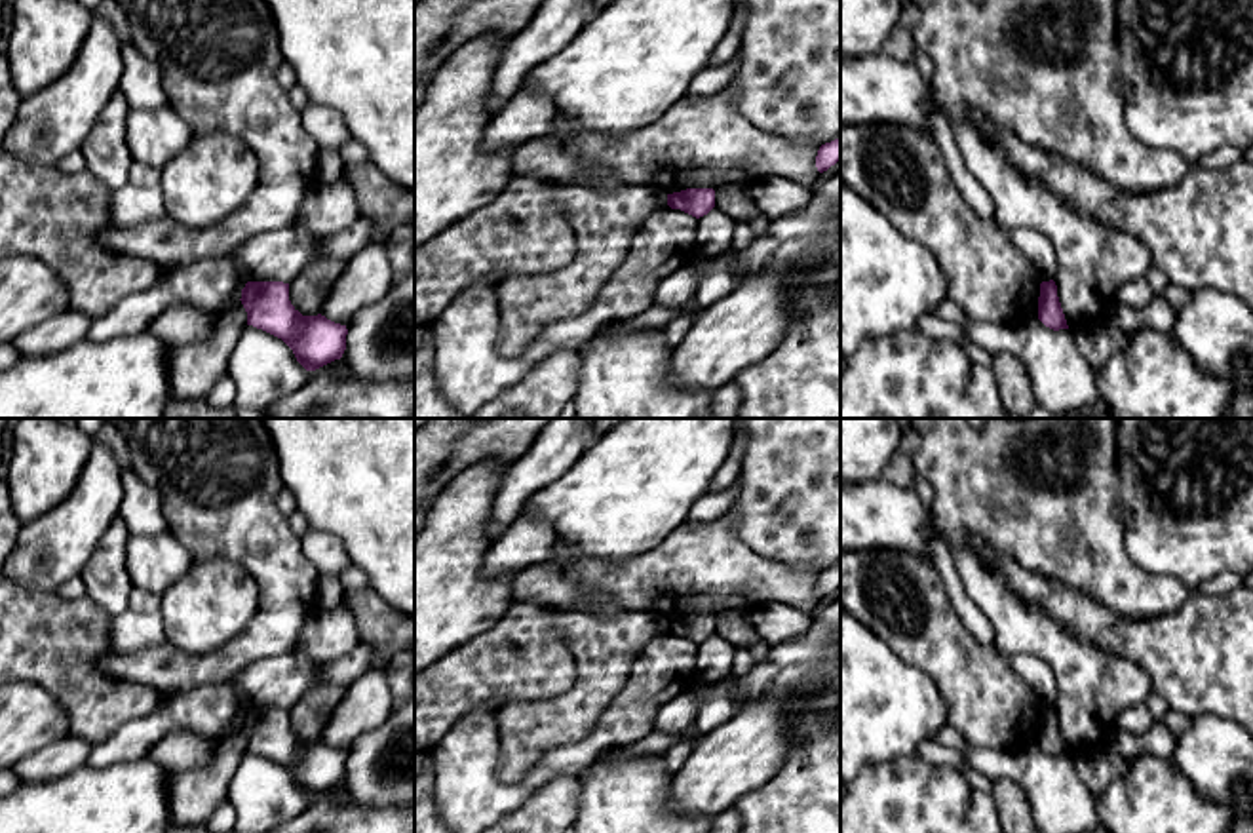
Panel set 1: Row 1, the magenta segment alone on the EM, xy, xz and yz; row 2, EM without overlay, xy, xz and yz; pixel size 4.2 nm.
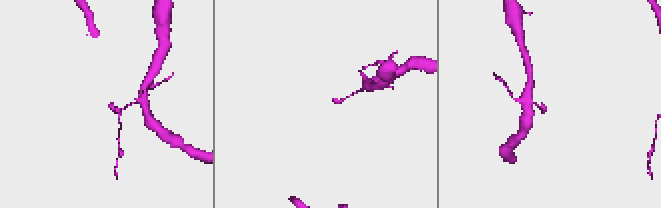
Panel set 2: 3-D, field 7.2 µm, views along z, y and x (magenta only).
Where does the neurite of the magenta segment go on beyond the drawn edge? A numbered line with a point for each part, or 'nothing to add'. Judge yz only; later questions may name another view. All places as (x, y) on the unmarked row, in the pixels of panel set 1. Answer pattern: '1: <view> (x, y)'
nothing to add

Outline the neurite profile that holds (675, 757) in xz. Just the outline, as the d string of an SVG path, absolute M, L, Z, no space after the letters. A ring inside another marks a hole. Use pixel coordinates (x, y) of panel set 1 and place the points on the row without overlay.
M698 736L679 740L671 749L665 751L665 766L669 772L683 768L684 761L690 757L698 744Z

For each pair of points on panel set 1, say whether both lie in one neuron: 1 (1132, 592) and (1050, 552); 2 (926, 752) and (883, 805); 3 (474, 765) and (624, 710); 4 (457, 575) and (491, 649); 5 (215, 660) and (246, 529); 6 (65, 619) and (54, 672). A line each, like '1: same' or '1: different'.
1: same
2: different
3: same
4: different
5: same
6: same

